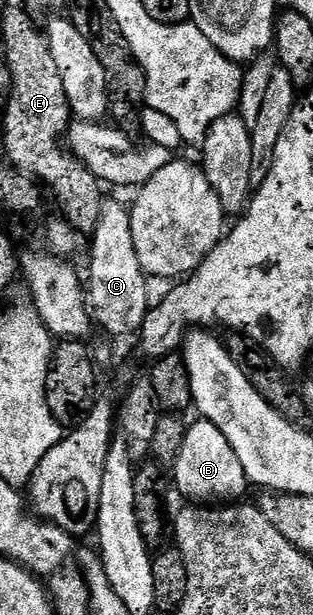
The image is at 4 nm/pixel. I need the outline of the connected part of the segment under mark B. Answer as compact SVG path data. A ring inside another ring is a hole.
M197 419L197 424L188 428L184 441L180 444L180 453L176 456L176 488L192 502L236 502L244 491L250 488L248 475L238 462L238 454L226 442L226 434L218 430L208 420Z

